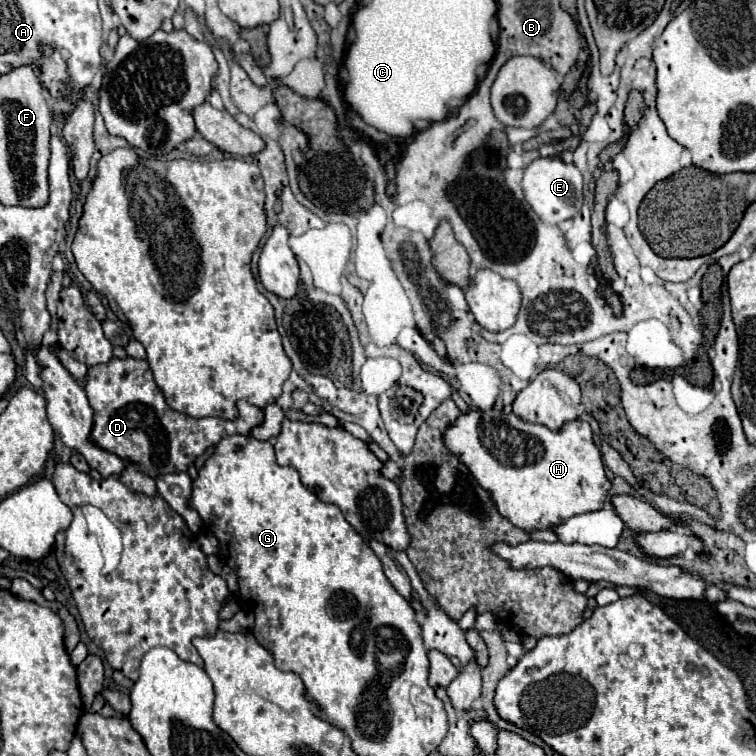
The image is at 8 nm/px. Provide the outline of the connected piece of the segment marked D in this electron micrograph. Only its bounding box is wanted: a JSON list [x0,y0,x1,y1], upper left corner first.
[84,358,264,478]

